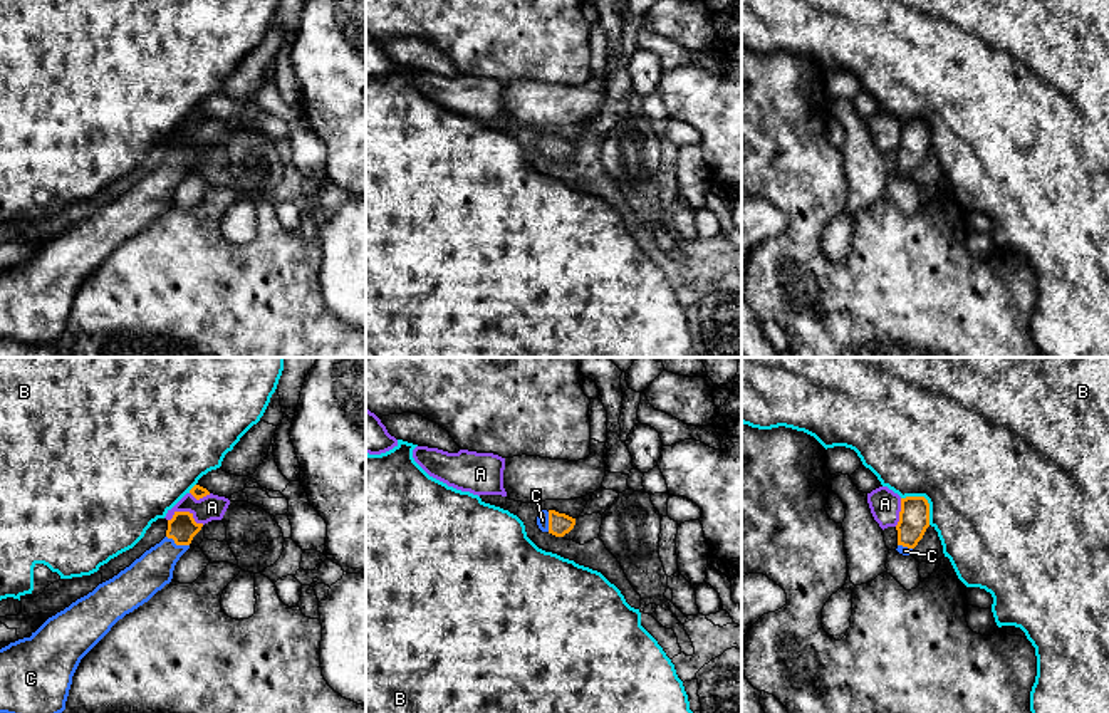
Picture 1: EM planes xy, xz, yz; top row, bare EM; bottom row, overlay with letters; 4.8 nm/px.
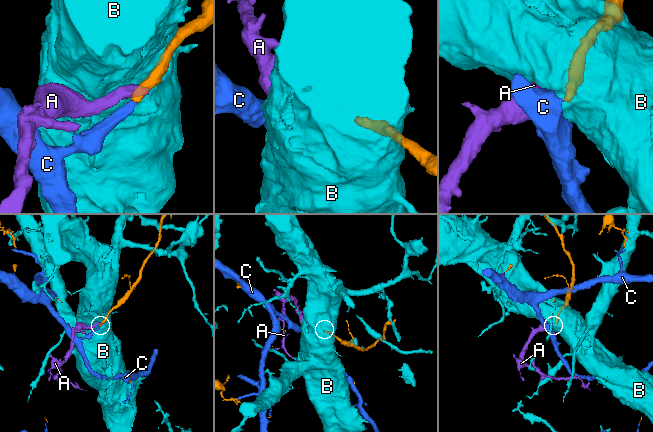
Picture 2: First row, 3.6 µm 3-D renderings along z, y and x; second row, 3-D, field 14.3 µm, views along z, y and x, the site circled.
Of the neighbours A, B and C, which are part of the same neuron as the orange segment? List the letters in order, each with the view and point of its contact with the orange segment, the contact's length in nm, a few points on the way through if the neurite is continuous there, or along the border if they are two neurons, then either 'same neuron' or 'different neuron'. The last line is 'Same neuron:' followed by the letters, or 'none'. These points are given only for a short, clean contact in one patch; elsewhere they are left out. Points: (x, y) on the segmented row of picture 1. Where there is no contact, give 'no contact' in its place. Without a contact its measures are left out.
A: contact xy (187, 512); length 180 nm; border xy (168, 519), (177, 512), (188, 512), (197, 522), (203, 524); different neuron
B: contact yz (926, 500); length 190 nm; different neuron
C: contact xy (178, 544); length 120 nm; same neuron
Same neuron: C

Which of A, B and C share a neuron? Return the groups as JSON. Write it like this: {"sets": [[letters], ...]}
{"sets": [["A"], ["B"], ["C"]]}

